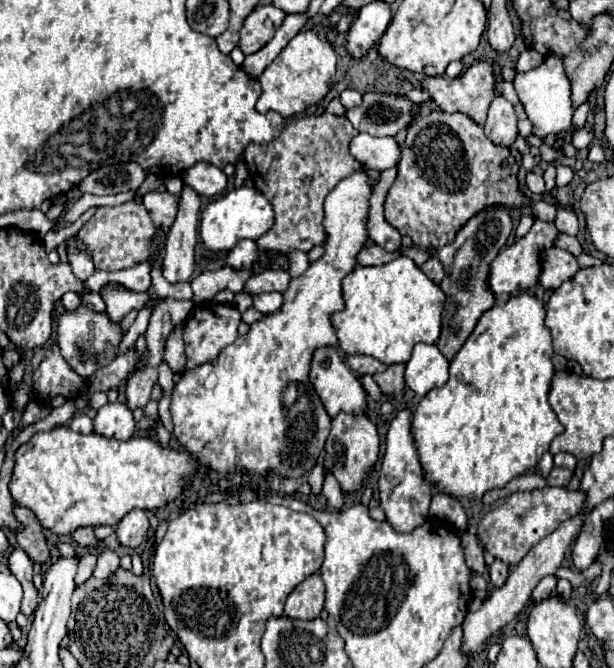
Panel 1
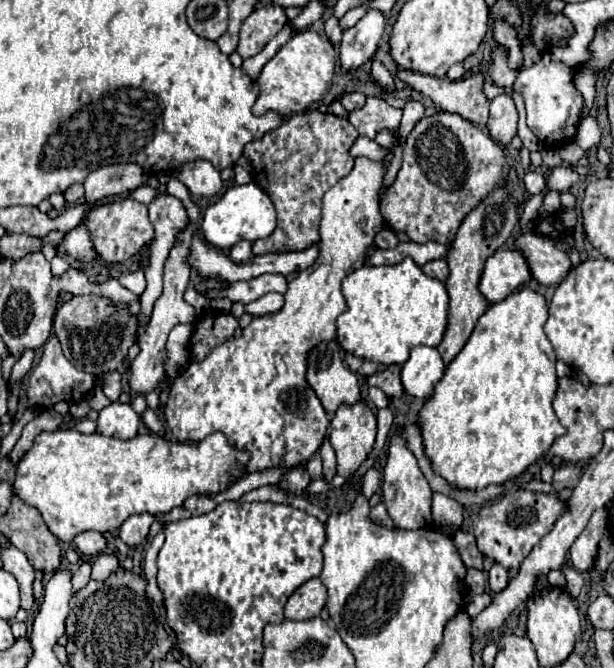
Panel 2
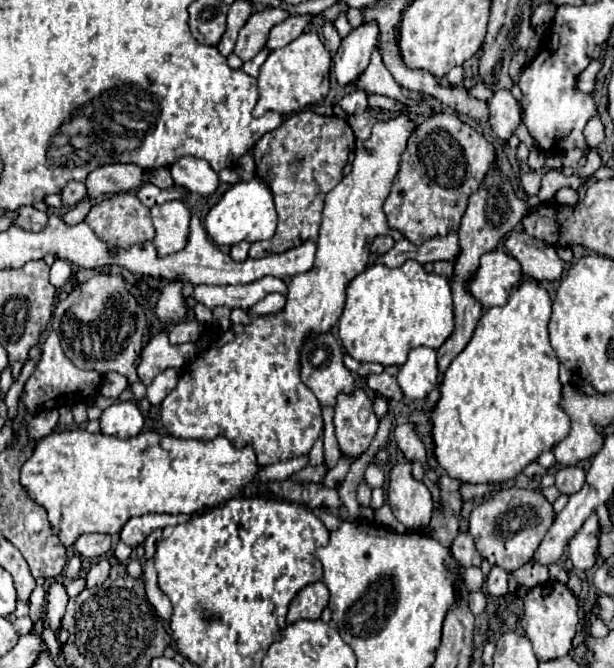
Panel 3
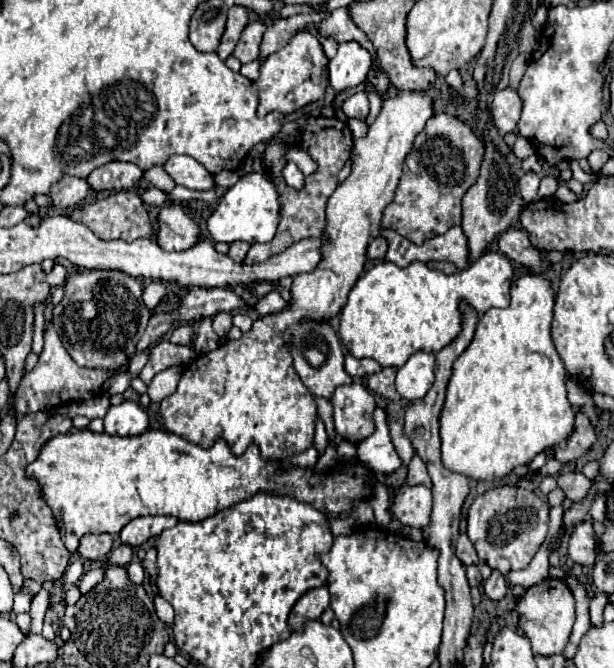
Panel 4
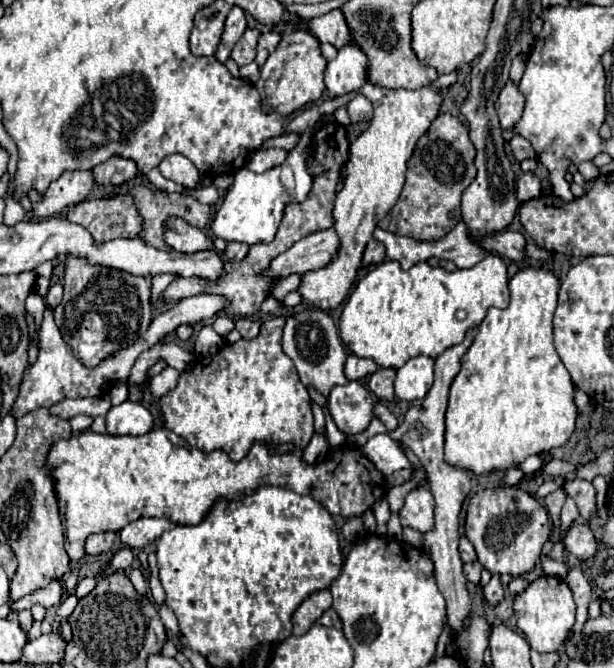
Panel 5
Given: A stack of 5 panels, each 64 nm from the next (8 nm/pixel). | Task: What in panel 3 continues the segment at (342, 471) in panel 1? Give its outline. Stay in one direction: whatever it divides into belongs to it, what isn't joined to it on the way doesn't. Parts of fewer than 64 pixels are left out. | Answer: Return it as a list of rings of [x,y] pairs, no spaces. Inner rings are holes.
[[[356,388],[352,396],[340,394],[334,408],[334,434],[344,458],[356,460],[368,450],[378,428],[372,400]]]

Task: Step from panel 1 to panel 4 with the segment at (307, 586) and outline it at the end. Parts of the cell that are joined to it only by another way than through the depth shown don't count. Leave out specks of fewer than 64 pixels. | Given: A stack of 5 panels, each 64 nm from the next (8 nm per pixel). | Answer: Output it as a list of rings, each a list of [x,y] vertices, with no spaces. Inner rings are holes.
[[[326,586],[308,590],[306,594],[302,594],[298,598],[298,602],[294,604],[294,608],[288,616],[290,628],[300,630],[306,620],[318,620],[320,614],[328,608],[328,604],[330,604],[330,594],[328,594]]]

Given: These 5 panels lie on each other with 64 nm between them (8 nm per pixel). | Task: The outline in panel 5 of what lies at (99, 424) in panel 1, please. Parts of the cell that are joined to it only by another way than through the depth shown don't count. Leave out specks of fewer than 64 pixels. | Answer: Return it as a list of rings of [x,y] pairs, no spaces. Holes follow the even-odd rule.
[[[126,400],[108,410],[106,430],[108,434],[118,434],[118,436],[146,434],[152,430],[152,416],[142,404]]]

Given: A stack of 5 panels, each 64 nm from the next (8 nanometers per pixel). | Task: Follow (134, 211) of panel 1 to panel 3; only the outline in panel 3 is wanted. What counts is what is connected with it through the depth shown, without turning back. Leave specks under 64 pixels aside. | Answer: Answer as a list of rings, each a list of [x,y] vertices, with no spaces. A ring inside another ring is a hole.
[[[130,192],[128,194],[114,194],[110,198],[104,198],[102,202],[94,204],[84,222],[94,230],[94,234],[100,240],[104,240],[108,246],[112,246],[116,250],[128,250],[134,244],[140,244],[140,242],[154,238],[150,210]]]

